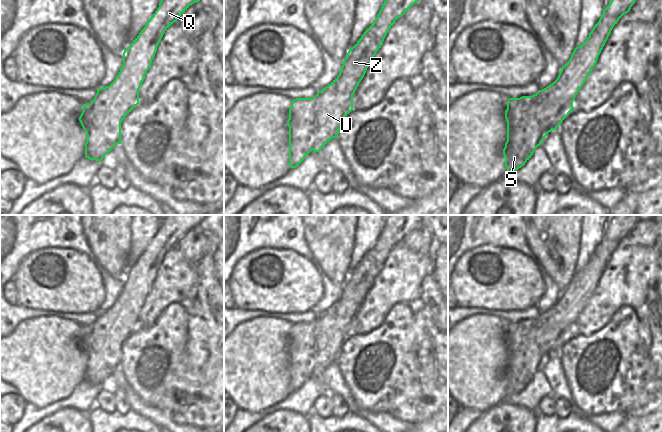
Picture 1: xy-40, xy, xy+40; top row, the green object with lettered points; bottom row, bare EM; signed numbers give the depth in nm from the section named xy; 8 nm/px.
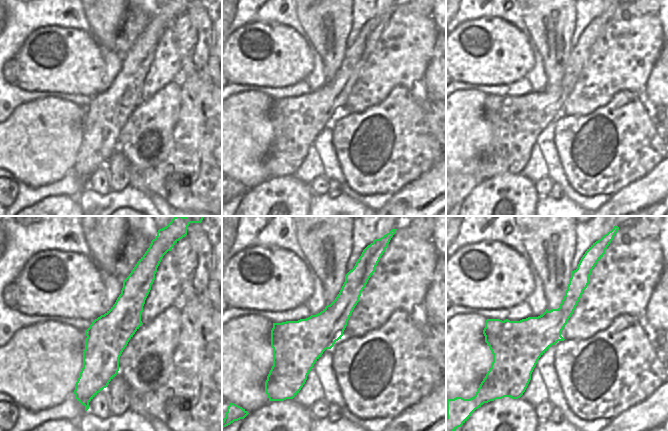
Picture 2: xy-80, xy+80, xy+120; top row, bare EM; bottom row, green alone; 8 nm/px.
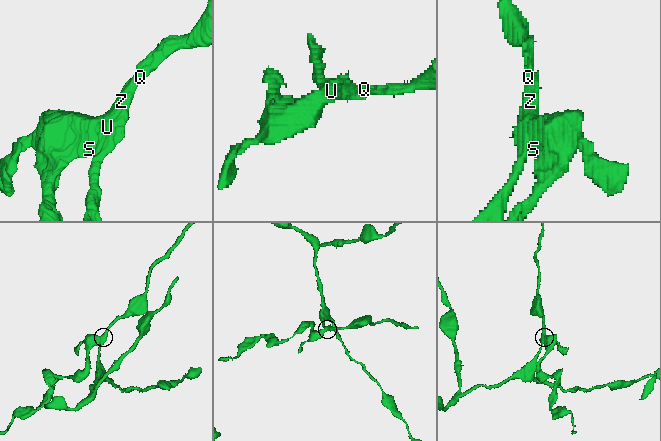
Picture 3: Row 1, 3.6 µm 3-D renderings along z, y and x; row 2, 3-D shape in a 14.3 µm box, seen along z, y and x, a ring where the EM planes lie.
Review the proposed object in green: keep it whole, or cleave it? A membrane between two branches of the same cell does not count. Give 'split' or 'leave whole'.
split

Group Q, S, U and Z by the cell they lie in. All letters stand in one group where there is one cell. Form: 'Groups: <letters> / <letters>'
Groups: Q U / S Z

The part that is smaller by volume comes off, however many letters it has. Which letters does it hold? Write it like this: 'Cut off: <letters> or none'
Cut off: S, Z

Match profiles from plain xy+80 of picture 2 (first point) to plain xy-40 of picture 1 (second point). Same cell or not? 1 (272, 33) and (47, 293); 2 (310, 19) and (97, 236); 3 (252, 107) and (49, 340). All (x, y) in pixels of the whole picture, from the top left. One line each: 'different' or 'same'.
1: same
2: same
3: same

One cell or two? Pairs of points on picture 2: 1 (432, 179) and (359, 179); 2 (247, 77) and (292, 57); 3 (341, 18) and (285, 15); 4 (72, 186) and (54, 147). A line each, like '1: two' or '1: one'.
1: two
2: one
3: two
4: two

